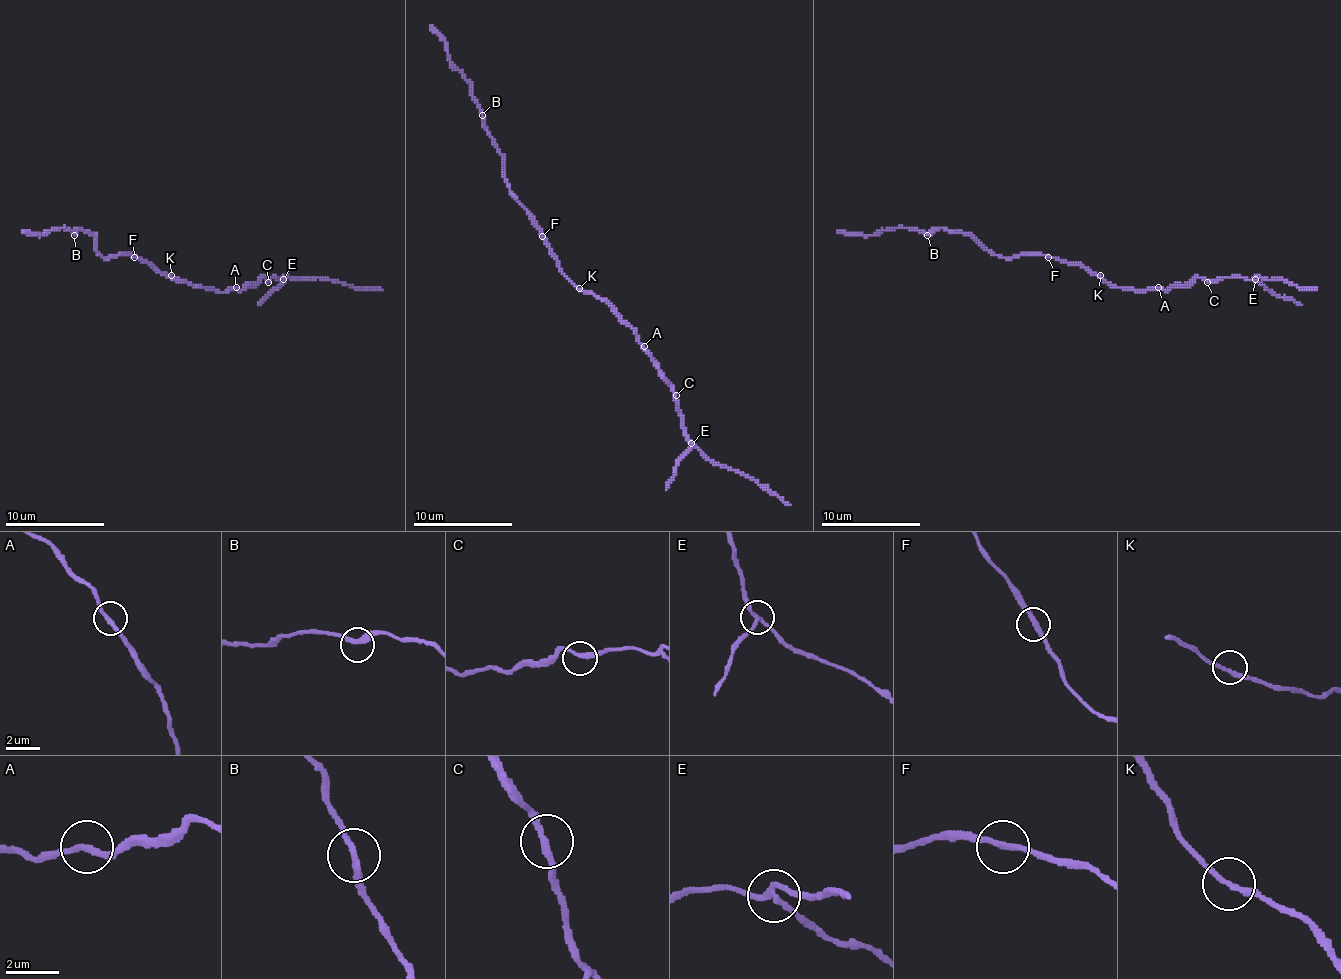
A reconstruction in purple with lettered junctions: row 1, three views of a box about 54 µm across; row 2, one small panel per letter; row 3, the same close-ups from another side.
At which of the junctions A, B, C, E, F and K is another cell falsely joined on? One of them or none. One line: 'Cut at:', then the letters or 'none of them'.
Cut at: E

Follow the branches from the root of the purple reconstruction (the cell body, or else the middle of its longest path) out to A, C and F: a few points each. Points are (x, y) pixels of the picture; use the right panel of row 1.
A: (1100, 277), (1110, 285), (1130, 287), (1138, 292), (1158, 287)
C: (1100, 277), (1110, 285), (1130, 287), (1138, 292), (1190, 285), (1197, 277), (1207, 282)
F: (1100, 277), (1083, 265), (1068, 265), (1063, 260), (1048, 257)

